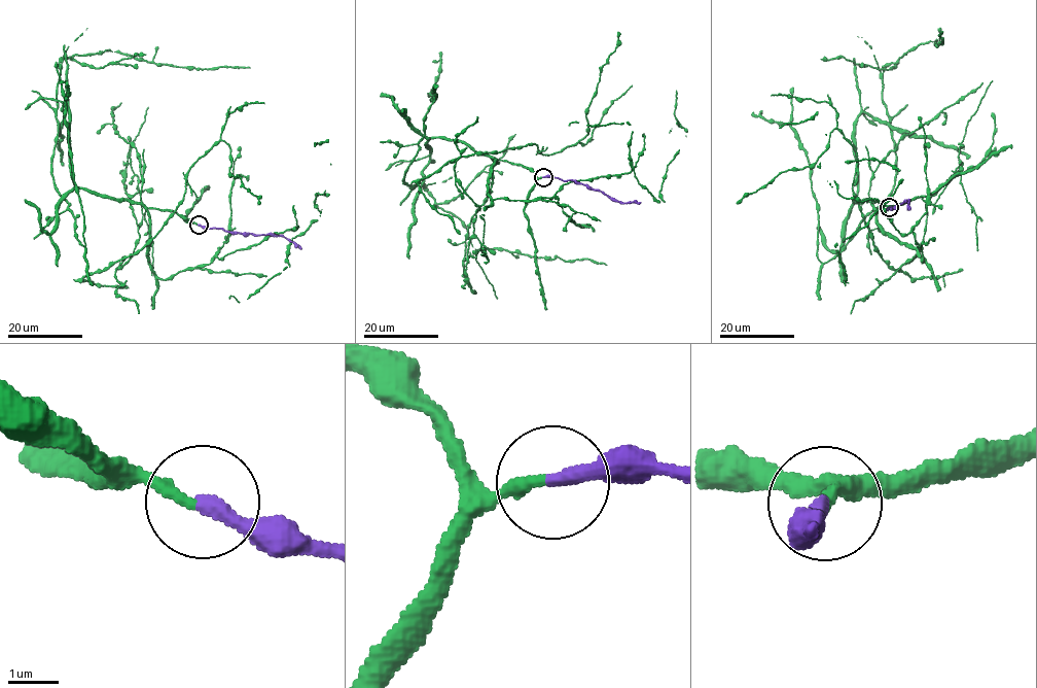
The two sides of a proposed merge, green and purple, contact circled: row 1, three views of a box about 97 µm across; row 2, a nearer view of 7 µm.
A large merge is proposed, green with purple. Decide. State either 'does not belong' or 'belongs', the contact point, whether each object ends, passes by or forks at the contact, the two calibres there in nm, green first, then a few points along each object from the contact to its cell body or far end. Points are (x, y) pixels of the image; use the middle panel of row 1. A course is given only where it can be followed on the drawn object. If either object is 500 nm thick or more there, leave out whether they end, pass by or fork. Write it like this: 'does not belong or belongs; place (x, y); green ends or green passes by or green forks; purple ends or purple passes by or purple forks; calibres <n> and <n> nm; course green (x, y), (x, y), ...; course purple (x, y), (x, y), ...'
belongs; place (543, 177); green ends; purple ends; calibres 240 and 320 nm; course green (542, 177), (439, 137), (425, 142), (423, 183), (404, 183), (437, 97), (440, 60), (432, 62); course purple (543, 177), (577, 181), (614, 200), (641, 202)

